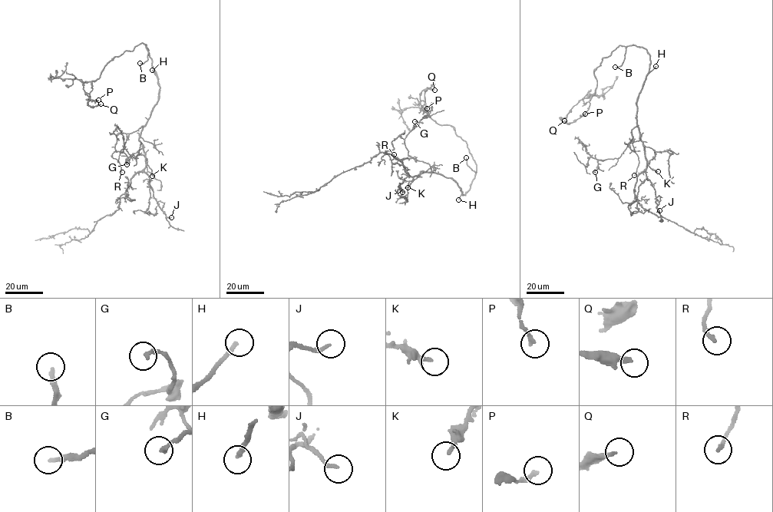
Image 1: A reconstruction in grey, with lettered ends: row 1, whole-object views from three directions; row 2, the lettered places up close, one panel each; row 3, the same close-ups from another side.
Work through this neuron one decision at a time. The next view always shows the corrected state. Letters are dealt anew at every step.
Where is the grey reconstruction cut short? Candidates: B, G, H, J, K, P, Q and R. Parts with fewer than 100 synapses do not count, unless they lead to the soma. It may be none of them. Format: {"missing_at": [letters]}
{"missing_at": ["B", "H"]}

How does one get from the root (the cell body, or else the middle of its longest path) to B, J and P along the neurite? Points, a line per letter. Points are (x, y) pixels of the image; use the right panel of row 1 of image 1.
B: (637, 112), (637, 97), (649, 71), (650, 55), (643, 47), (629, 45), (625, 47), (621, 65), (615, 67)
J: (637, 112), (636, 120), (647, 161), (645, 172), (655, 189), (655, 202), (659, 210)
P: (637, 112), (650, 55), (642, 47), (620, 45), (595, 69), (596, 87), (589, 109), (579, 115), (585, 113)

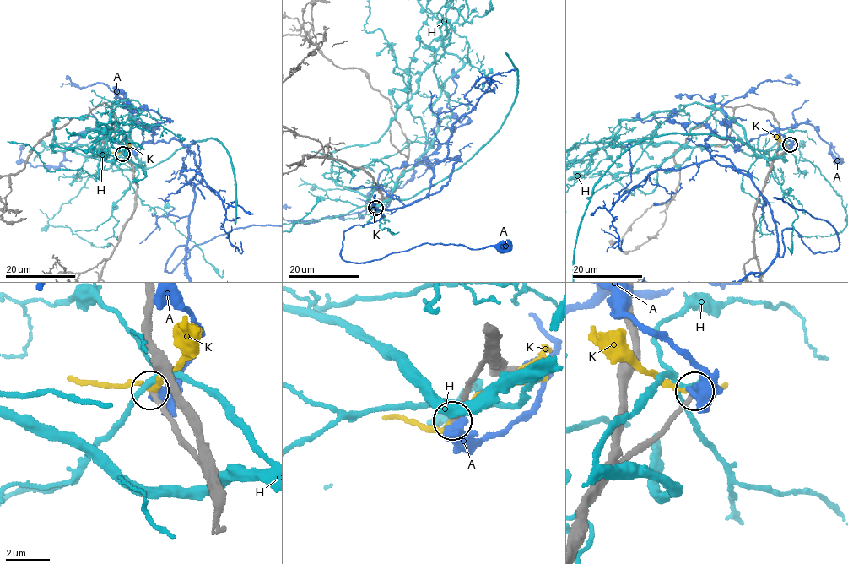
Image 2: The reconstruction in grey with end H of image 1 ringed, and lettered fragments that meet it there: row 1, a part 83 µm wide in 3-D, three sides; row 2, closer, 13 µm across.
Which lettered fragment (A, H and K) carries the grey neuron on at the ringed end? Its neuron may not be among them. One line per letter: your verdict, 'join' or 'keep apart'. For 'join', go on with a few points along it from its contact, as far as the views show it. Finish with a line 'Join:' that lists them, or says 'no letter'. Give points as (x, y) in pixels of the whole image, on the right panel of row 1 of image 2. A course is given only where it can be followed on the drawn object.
A: keep apart
H: keep apart
K: keep apart
Join: no letter

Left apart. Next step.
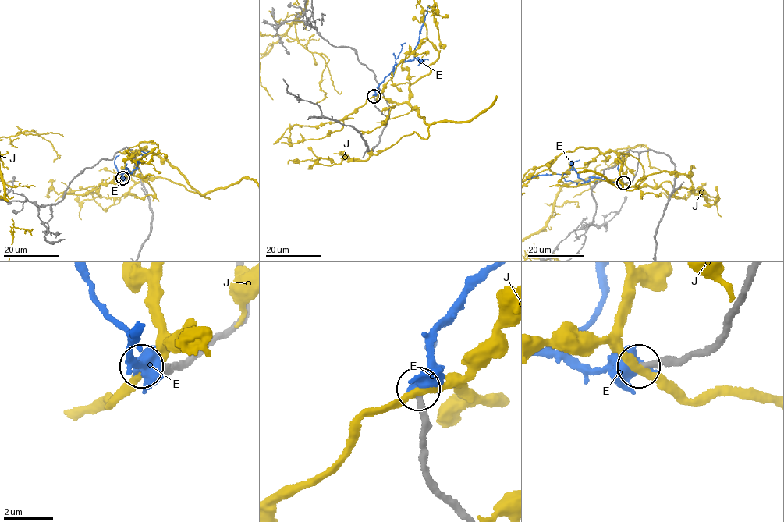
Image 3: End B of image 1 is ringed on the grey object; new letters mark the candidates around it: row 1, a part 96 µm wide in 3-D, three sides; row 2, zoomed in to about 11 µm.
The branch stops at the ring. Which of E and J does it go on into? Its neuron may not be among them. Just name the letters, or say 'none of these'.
none of these

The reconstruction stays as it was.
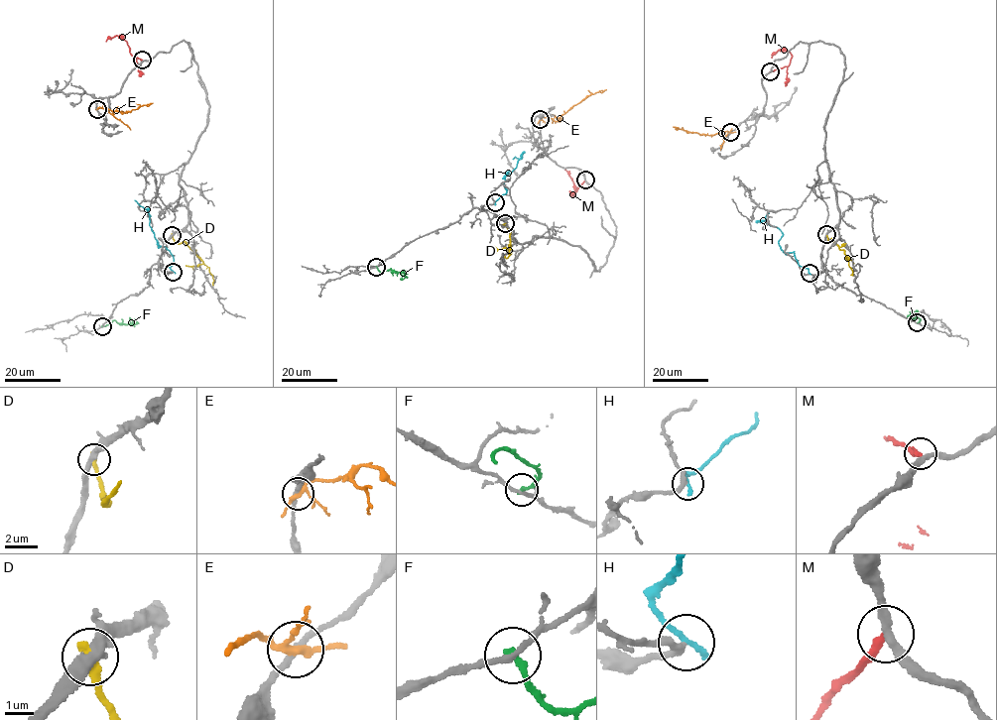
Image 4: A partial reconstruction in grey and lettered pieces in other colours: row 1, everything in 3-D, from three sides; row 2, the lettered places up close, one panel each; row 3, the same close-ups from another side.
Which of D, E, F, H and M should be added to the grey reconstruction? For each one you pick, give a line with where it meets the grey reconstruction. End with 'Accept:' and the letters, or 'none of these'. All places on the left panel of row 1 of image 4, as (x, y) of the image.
Accept: none of these

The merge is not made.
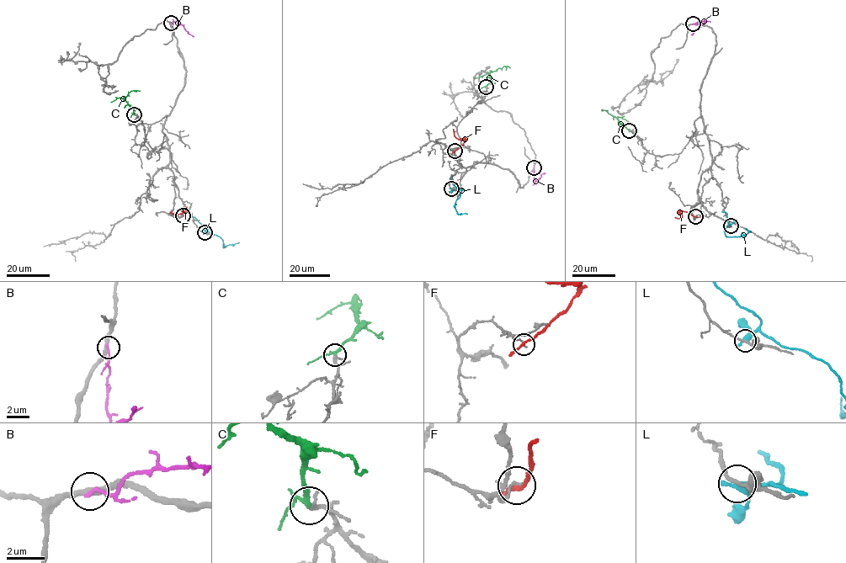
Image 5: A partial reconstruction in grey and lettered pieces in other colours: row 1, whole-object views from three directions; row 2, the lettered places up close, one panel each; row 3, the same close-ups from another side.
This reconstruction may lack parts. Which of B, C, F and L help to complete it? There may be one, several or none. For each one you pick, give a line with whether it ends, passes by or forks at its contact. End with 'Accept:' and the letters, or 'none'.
C: it forks
Accept: C

